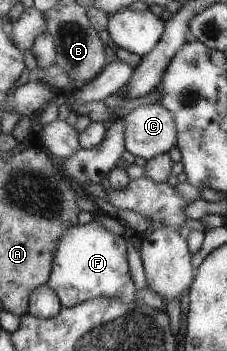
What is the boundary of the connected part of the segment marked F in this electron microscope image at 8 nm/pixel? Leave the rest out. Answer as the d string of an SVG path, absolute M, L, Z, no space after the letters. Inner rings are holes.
M96 218L86 225L74 225L62 235L57 255L53 262L52 275L48 287L56 292L63 307L70 308L89 302L97 297L110 297L120 301L134 301L136 287L130 277L126 261L126 241L120 235L112 235L104 229Z

